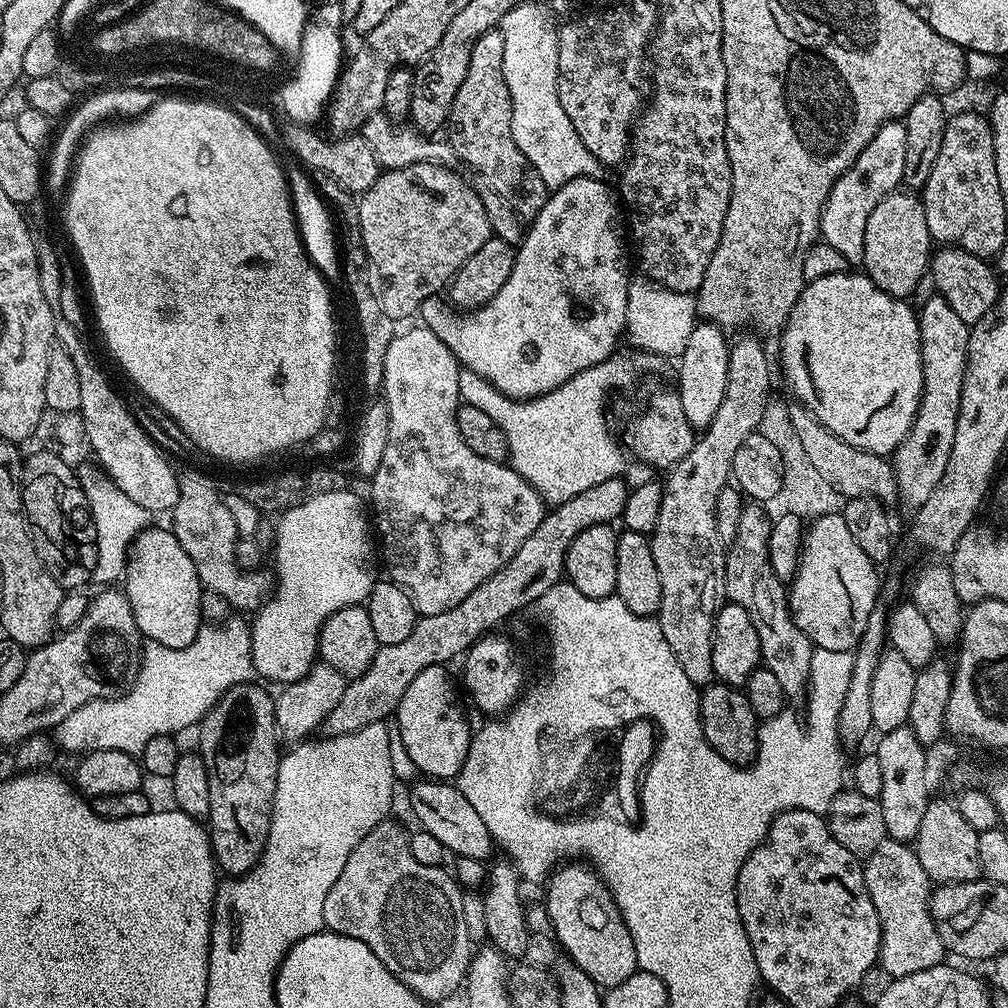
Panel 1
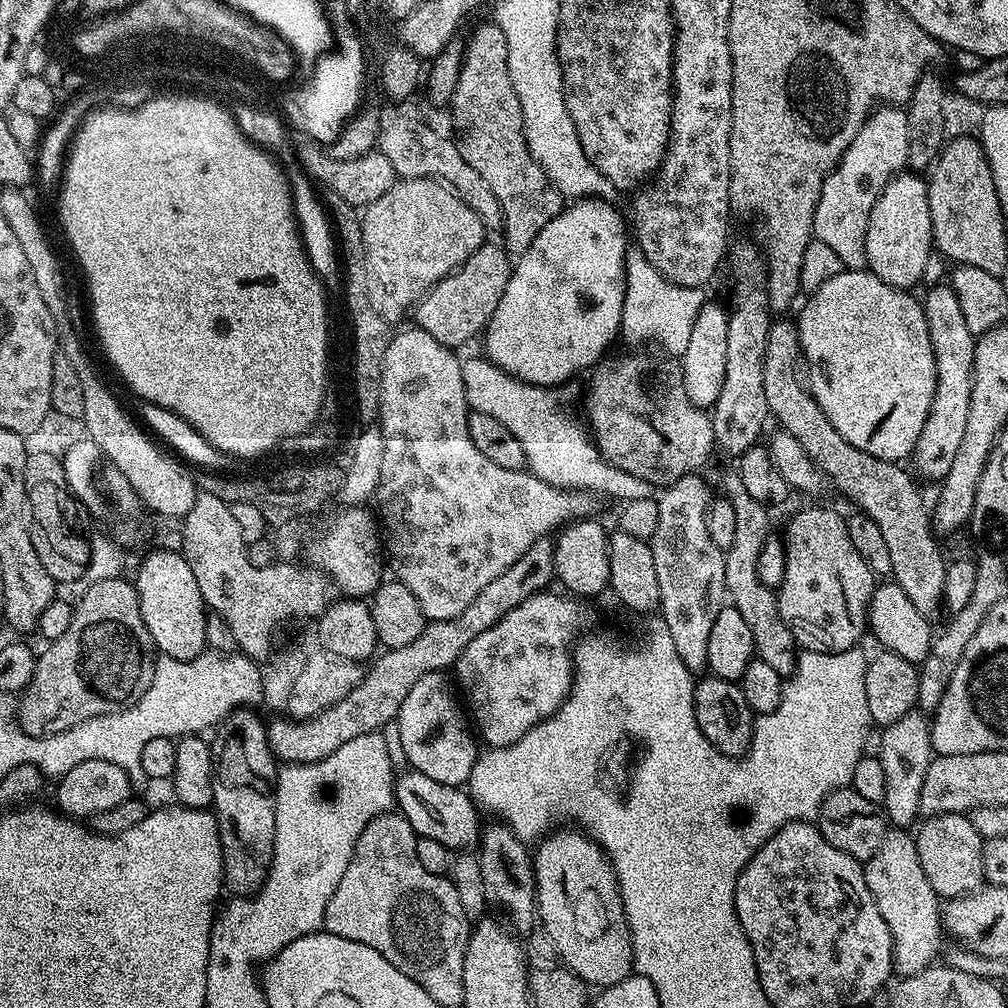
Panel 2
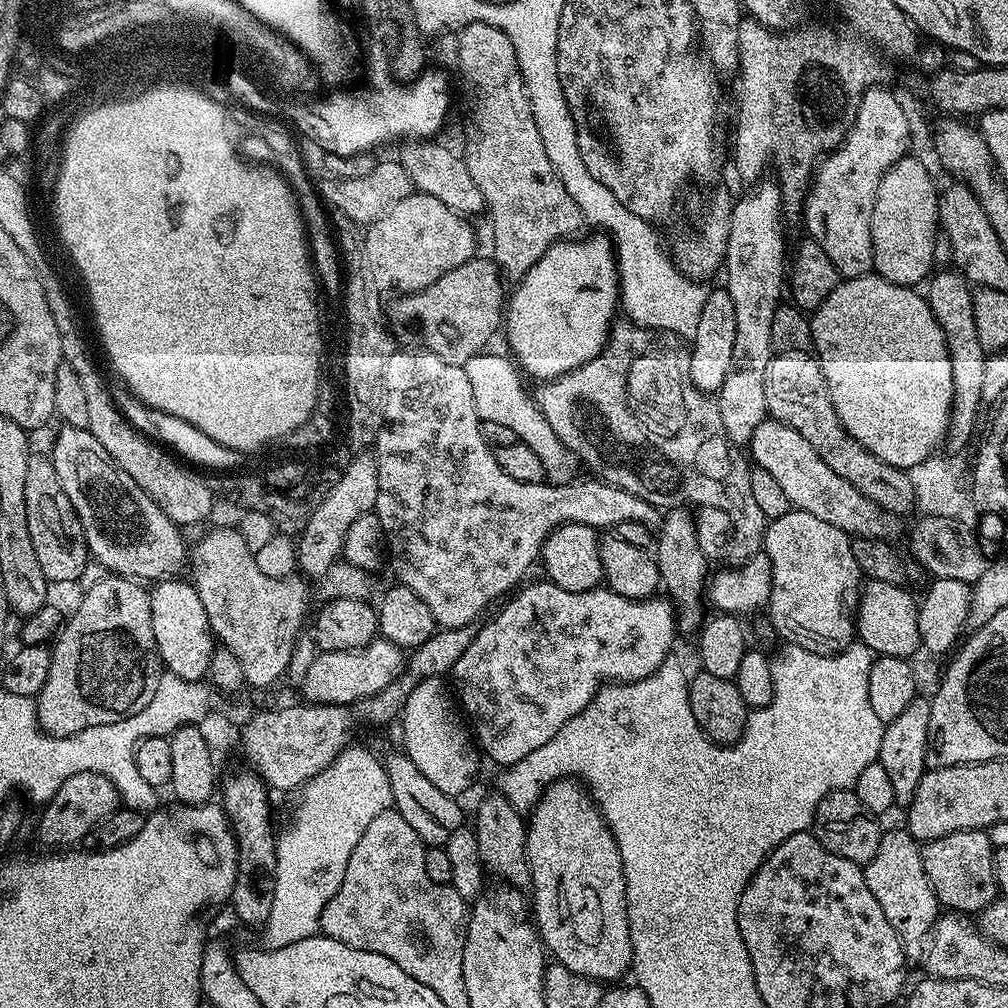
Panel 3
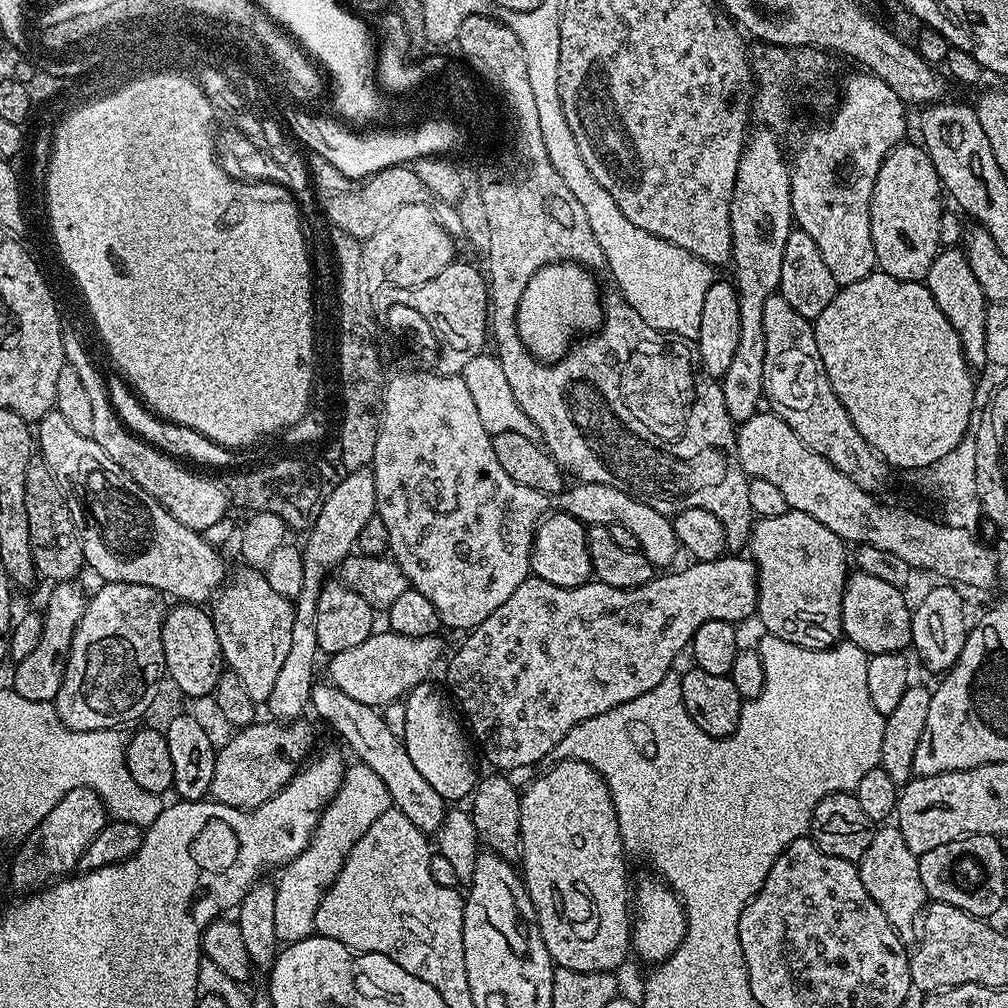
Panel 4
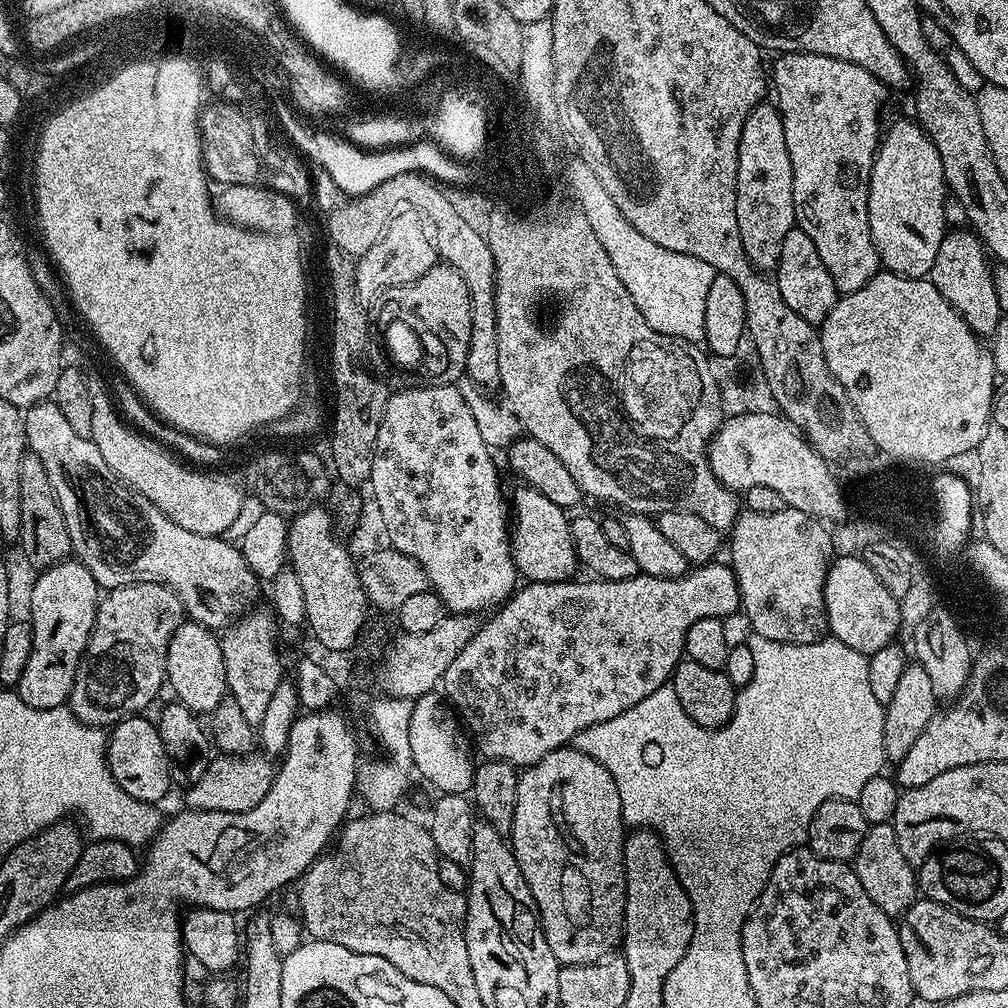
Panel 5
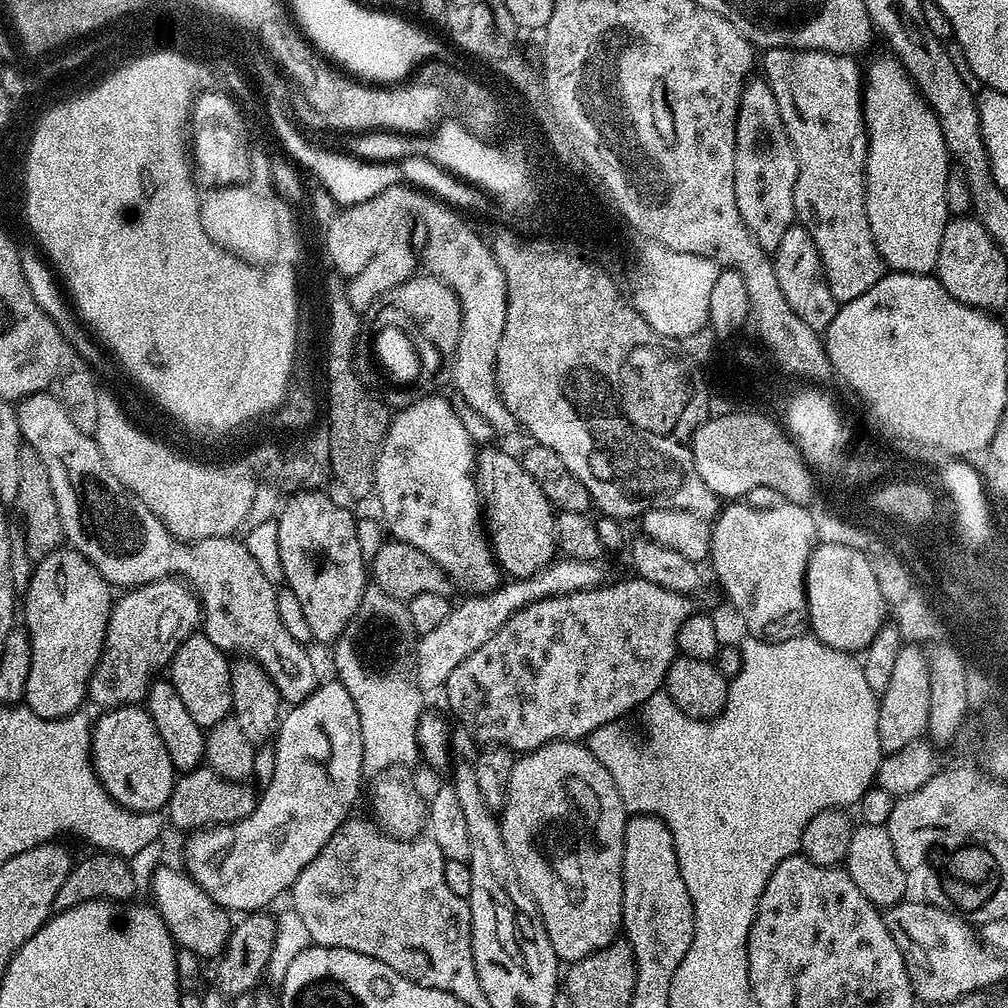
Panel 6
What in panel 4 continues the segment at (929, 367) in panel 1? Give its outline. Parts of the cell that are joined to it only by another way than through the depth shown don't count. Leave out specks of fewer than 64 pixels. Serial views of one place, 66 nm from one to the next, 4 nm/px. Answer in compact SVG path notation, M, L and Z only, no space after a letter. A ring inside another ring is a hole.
M955 247L937 252L928 271L926 283L930 294L934 294L934 302L938 302L938 310L942 310L942 314L946 314L950 326L954 326L954 330L964 347L964 356L969 365L976 370L979 370L982 366L985 367L988 364L986 358L986 314L988 313L989 303L982 294L982 286L978 284L978 278L974 278L974 270L970 270L970 262L965 258L963 251L959 247Z

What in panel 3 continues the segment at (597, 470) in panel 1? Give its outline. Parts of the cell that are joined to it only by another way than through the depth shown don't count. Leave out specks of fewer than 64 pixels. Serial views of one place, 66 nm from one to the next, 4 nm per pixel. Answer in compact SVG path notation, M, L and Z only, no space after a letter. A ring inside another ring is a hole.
M492 351L477 352L462 365L466 370L466 379L470 381L470 391L474 394L474 406L478 414L481 418L490 418L502 426L510 426L510 430L514 430L514 434L518 434L518 438L522 438L522 442L526 442L526 446L530 446L530 450L538 454L538 462L542 462L545 477L551 483L569 483L577 475L576 457L558 438L558 434L554 434L550 422L546 422L529 389L528 392L524 389L517 365L507 355L499 356Z

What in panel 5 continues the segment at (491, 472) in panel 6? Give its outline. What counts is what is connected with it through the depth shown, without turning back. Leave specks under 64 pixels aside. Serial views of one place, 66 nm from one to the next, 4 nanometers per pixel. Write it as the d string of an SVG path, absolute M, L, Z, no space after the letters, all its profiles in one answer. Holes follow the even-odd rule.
M520 486L516 492L516 512L514 508L514 527L511 529L510 539L512 562L525 581L533 584L558 582L577 575L578 561L574 542L570 538L569 513L554 506L550 498L538 494L530 487Z

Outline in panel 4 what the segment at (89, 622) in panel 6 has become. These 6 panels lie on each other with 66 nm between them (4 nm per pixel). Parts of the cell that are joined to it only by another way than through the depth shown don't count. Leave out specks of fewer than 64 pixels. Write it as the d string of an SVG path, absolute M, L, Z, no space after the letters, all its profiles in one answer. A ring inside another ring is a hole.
M60 582L55 585L60 600L52 600L48 604L48 612L43 613L44 625L42 638L38 638L38 646L26 654L26 658L15 661L16 669L12 672L10 687L13 692L22 694L22 698L30 698L30 702L55 701L58 690L62 686L64 667L68 661L68 651L76 629L80 627L80 619L84 613L86 592L76 582Z

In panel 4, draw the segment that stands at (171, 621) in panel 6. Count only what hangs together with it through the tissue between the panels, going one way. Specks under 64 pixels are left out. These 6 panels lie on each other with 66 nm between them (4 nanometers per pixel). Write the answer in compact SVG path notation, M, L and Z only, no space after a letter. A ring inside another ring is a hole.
M107 582L99 585L101 588L96 593L91 593L90 599L85 603L84 613L80 619L80 627L76 629L72 645L68 651L68 661L64 667L64 677L62 686L58 690L55 698L56 717L64 723L64 727L70 730L85 732L86 730L106 730L107 728L120 728L128 724L131 720L136 720L152 703L156 700L156 695L160 692L160 679L165 679L166 669L164 666L164 651L162 650L162 626L164 625L164 613L166 611L165 597L156 589L141 584L131 584L130 582Z

